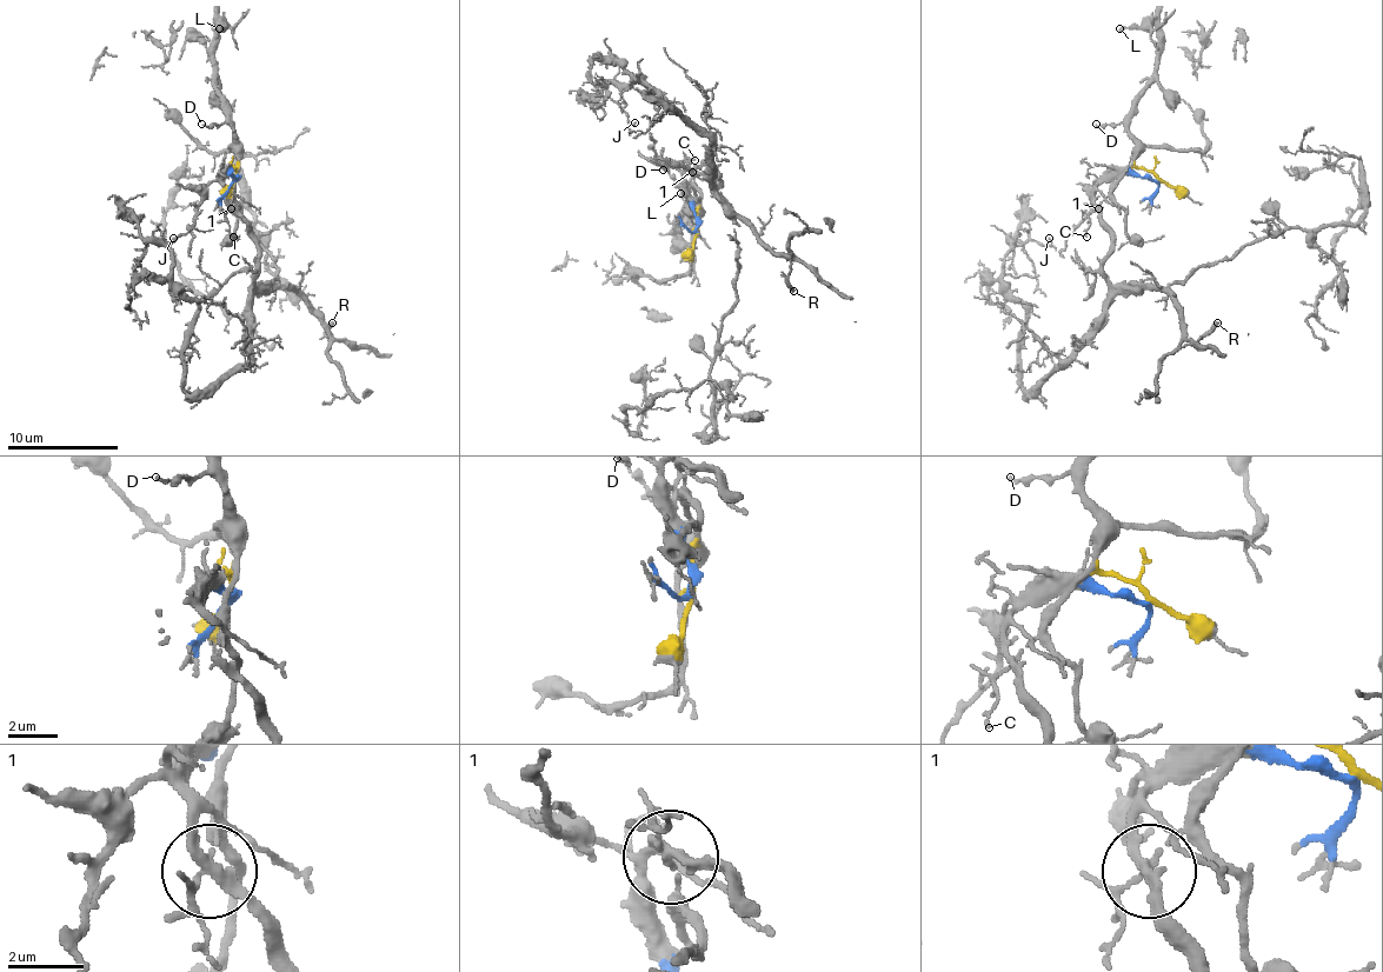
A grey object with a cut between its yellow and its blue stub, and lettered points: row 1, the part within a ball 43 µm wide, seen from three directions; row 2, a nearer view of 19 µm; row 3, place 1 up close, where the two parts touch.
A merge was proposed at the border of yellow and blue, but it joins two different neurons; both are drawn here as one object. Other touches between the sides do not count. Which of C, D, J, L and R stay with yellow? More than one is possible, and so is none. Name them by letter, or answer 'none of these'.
C, D, L

